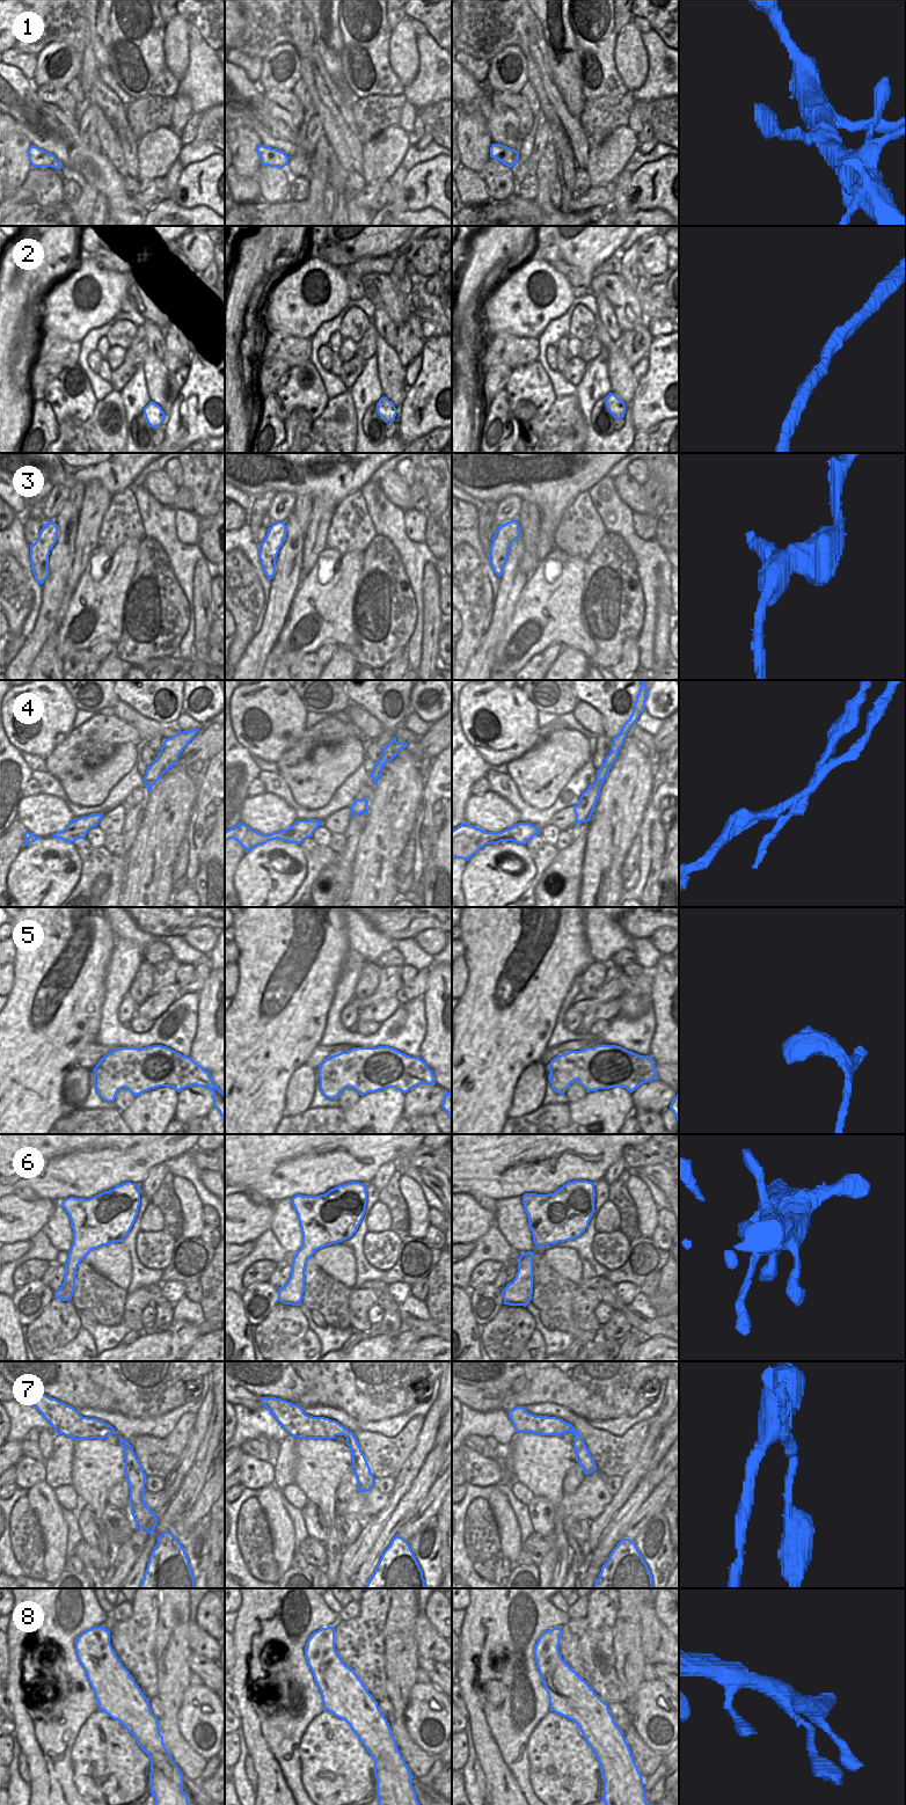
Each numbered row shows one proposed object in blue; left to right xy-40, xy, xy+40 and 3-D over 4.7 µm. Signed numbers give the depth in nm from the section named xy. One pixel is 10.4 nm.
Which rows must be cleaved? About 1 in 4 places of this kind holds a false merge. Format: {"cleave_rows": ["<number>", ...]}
{"cleave_rows": ["4", "5"]}

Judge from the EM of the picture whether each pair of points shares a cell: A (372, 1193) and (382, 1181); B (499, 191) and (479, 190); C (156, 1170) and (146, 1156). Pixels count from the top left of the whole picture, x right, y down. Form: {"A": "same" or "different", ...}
{"A": "different", "B": "different", "C": "different"}

